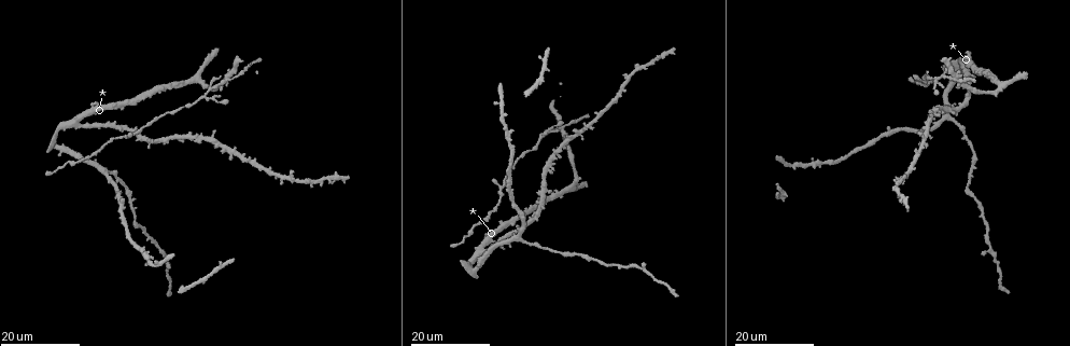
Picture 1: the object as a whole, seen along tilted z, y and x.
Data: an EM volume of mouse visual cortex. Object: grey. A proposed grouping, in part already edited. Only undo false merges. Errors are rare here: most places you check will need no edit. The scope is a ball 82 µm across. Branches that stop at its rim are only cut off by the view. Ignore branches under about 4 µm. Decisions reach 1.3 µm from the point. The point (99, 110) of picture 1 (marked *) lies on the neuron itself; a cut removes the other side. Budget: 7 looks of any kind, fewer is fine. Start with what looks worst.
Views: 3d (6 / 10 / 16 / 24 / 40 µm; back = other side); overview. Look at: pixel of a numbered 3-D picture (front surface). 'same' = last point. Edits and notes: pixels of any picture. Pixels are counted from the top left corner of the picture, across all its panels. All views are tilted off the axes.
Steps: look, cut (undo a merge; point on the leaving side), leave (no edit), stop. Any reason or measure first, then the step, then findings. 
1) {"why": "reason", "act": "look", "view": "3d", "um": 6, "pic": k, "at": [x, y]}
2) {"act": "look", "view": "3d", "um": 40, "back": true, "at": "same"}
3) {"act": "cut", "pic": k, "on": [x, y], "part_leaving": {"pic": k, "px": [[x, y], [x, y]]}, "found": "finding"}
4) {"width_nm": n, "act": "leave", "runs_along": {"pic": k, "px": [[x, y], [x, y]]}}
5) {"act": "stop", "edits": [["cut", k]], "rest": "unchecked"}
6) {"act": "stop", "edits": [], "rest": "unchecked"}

{"act": "look", "view": "3d", "um": 16, "pic": 1, "at": [77, 126]}

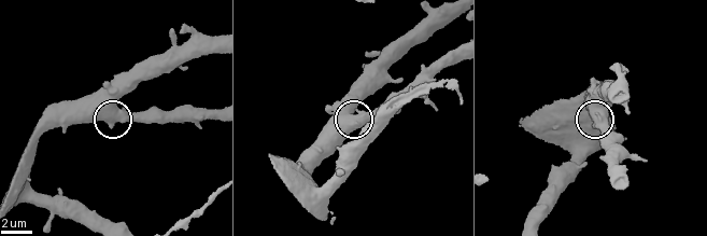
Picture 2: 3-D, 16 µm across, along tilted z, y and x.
{"why": "zoom in", "act": "look", "view": "3d", "um": 6, "pic": 2, "at": [361, 118]}

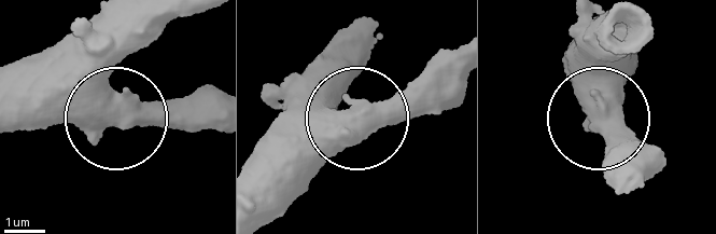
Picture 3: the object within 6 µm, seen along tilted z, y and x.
{"act": "look", "view": "3d", "um": 6, "back": true, "pic": 3, "at": [116, 121]}

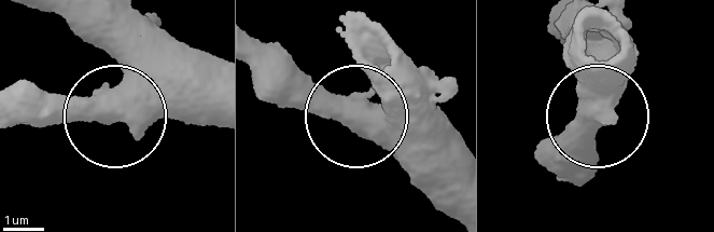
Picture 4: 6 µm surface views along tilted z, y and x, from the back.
{"act": "leave", "runs_along": {"pic": 4, "px": [[64, 15], [121, 73], [117, 117], [14, 97]]}, "found": "continuous, no second neuron"}

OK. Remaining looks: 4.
{"act": "look", "view": "3d", "um": 16, "pic": 1, "at": [202, 80]}

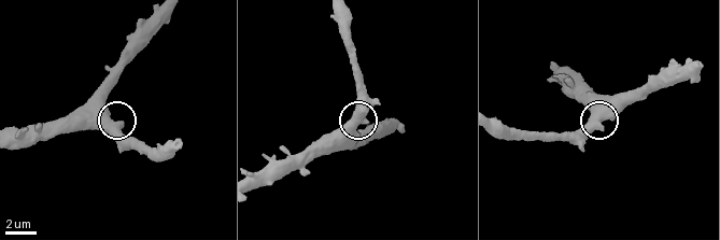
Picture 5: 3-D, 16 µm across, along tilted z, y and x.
{"act": "look", "view": "3d", "um": 6, "pic": 5, "at": [354, 131]}

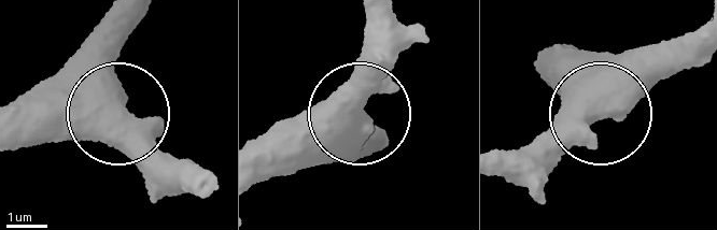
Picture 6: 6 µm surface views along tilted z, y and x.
{"act": "leave", "found": "continuous, no second neuron"}

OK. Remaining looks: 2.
{"act": "look", "view": "3d", "um": 24, "pic": 1, "at": [968, 57]}

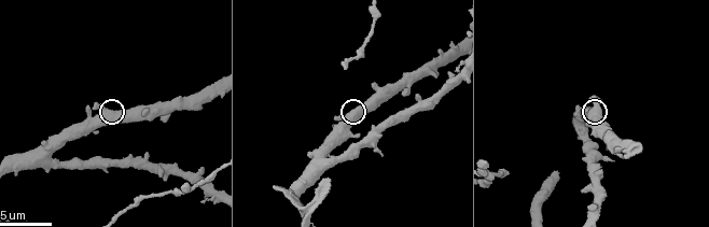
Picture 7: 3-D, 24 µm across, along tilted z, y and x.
{"act": "look", "view": "3d", "um": 6, "pic": 7, "at": [108, 109]}

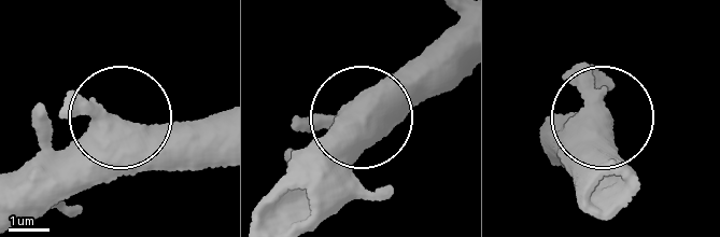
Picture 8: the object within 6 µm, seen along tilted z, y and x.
{"act": "leave", "found": "continuous, no second neuron"}

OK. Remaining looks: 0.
{"act": "stop", "edits": [], "rest": "unchecked"}

